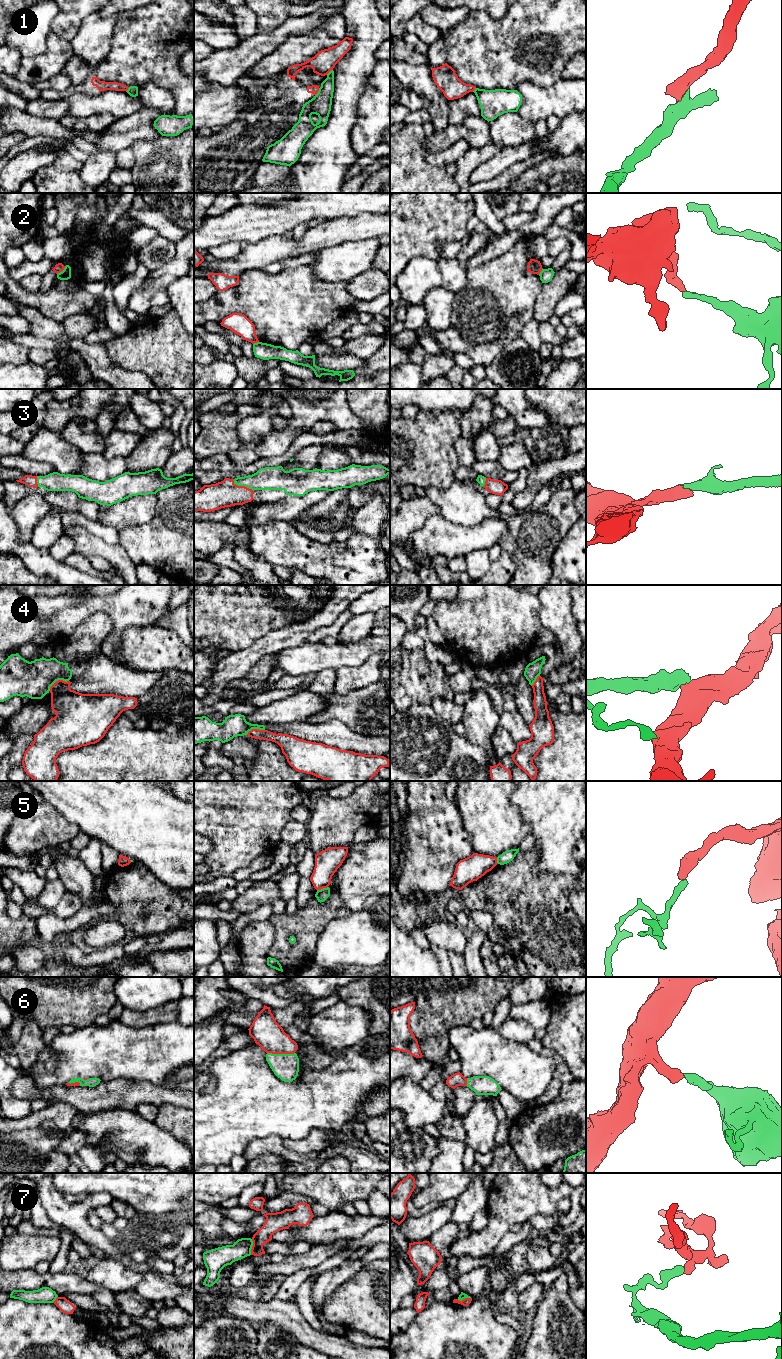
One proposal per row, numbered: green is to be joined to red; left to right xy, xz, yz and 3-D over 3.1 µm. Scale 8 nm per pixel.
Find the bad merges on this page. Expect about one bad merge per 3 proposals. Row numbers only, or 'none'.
1, 2, 4, 5, 7

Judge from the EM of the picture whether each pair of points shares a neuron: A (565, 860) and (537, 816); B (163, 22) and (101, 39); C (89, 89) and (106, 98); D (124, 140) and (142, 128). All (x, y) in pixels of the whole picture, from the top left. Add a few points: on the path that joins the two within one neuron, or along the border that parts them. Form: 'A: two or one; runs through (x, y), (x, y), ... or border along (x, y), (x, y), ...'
A: one; runs through (556, 849), (556, 837), (546, 827)
B: two; border along (118, 15), (113, 30), (110, 50), (103, 58)
C: two; border along (78, 91), (91, 95), (99, 92)
D: one; runs through (128, 136), (138, 128)

